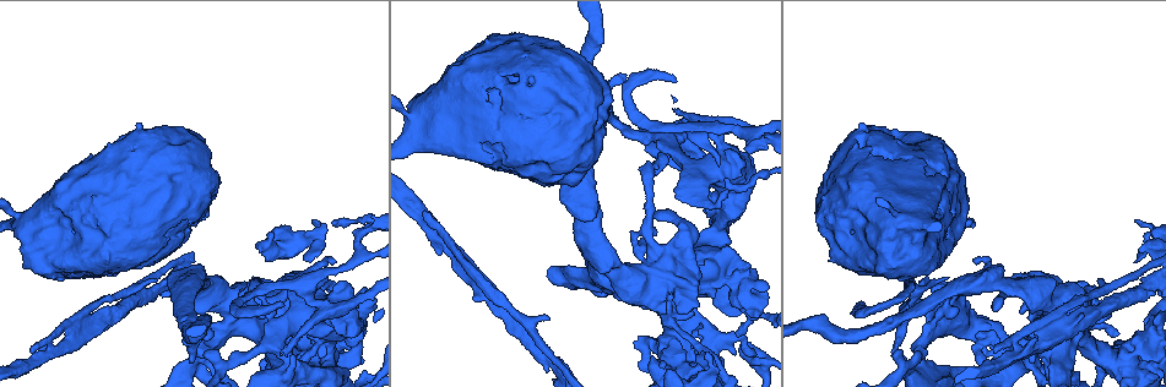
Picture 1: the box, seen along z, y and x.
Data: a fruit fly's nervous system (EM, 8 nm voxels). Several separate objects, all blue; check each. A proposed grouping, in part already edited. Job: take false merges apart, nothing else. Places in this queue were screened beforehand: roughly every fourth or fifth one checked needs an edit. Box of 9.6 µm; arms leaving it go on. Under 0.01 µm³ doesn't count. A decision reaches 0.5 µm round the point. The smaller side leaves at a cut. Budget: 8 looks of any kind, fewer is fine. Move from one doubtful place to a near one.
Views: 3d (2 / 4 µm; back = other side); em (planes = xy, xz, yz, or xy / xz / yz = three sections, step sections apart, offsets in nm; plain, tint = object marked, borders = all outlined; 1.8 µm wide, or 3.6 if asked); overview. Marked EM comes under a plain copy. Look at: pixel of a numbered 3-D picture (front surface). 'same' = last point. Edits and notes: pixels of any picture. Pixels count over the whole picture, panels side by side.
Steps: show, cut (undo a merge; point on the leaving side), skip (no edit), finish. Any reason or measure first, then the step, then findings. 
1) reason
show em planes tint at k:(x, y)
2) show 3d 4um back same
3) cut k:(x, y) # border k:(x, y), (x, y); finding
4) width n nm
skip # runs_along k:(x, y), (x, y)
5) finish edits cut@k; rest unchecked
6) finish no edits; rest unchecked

arms part here
show em yz step 16 tint at 1:(904, 369)

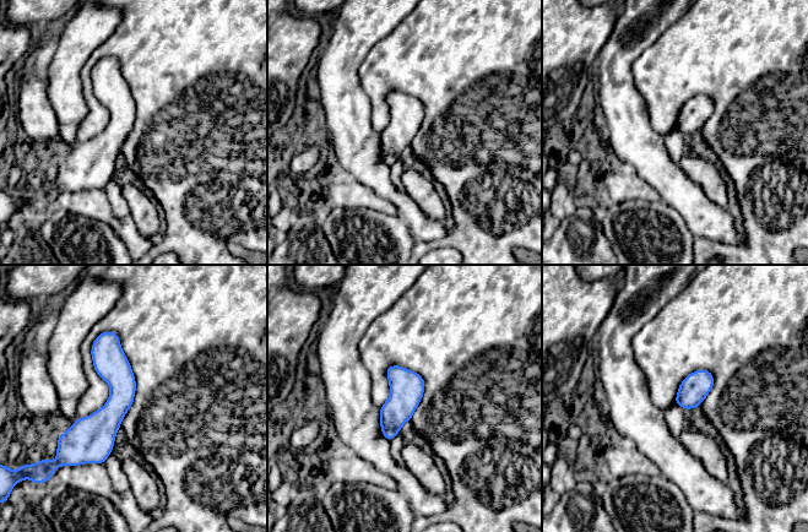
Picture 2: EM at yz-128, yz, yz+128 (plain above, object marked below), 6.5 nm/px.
skip # runs_along 2:(108, 335), (117, 407), (97, 460); all the same neuron

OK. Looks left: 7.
show 3d 4um back at 1:(328, 307)

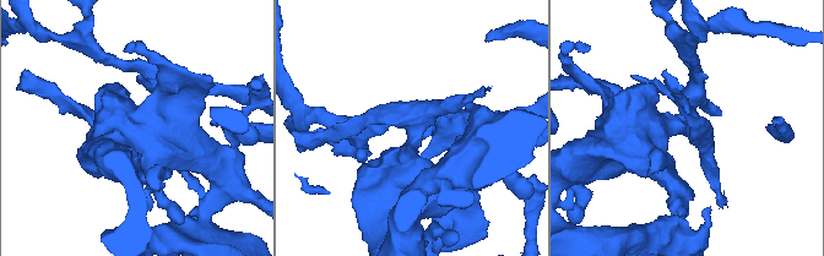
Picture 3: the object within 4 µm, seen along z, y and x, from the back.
show em planes tint at 3:(675, 125)

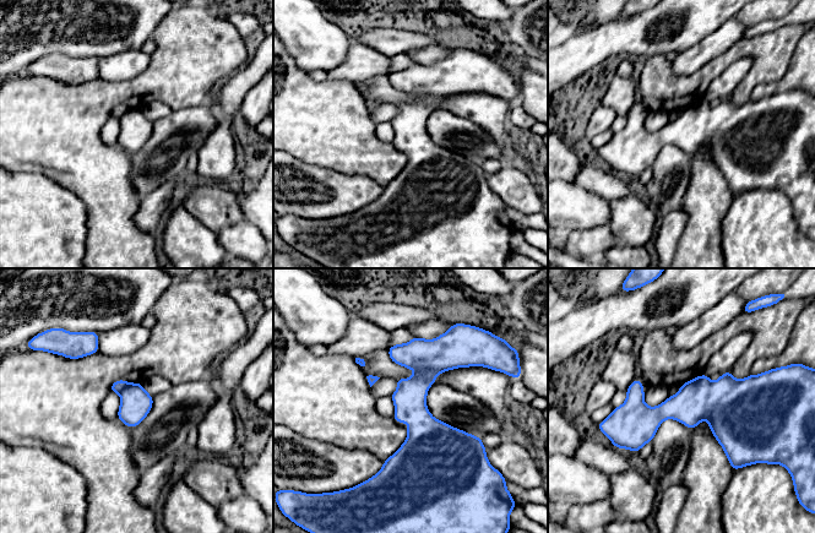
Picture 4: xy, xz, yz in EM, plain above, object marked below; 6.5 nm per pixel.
width 200 nm
cut 4:(117, 386) # two neurons meet here

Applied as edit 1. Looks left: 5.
arms run side by side
show em 3.6um planes tint at 1:(659, 255)

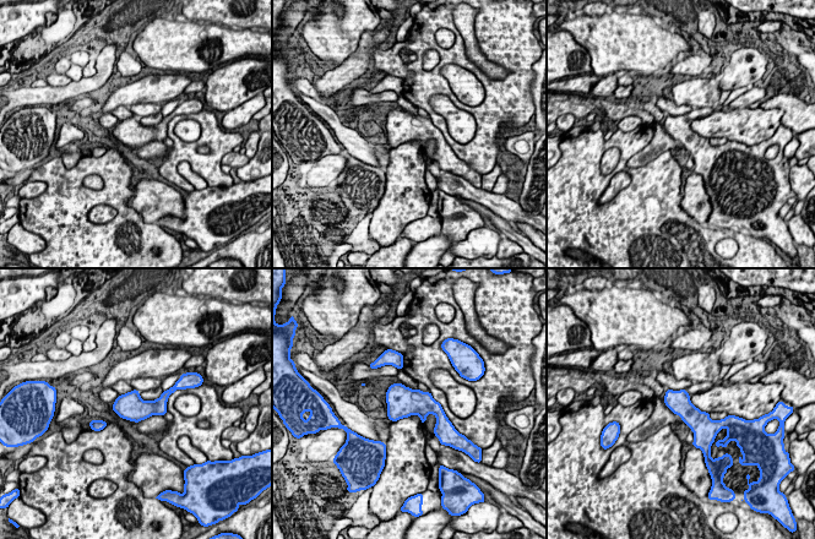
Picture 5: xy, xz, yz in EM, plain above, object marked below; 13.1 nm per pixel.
width 300 nm
skip # continuous, no second neuron

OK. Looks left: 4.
finish edits cut@4; rest unchecked

